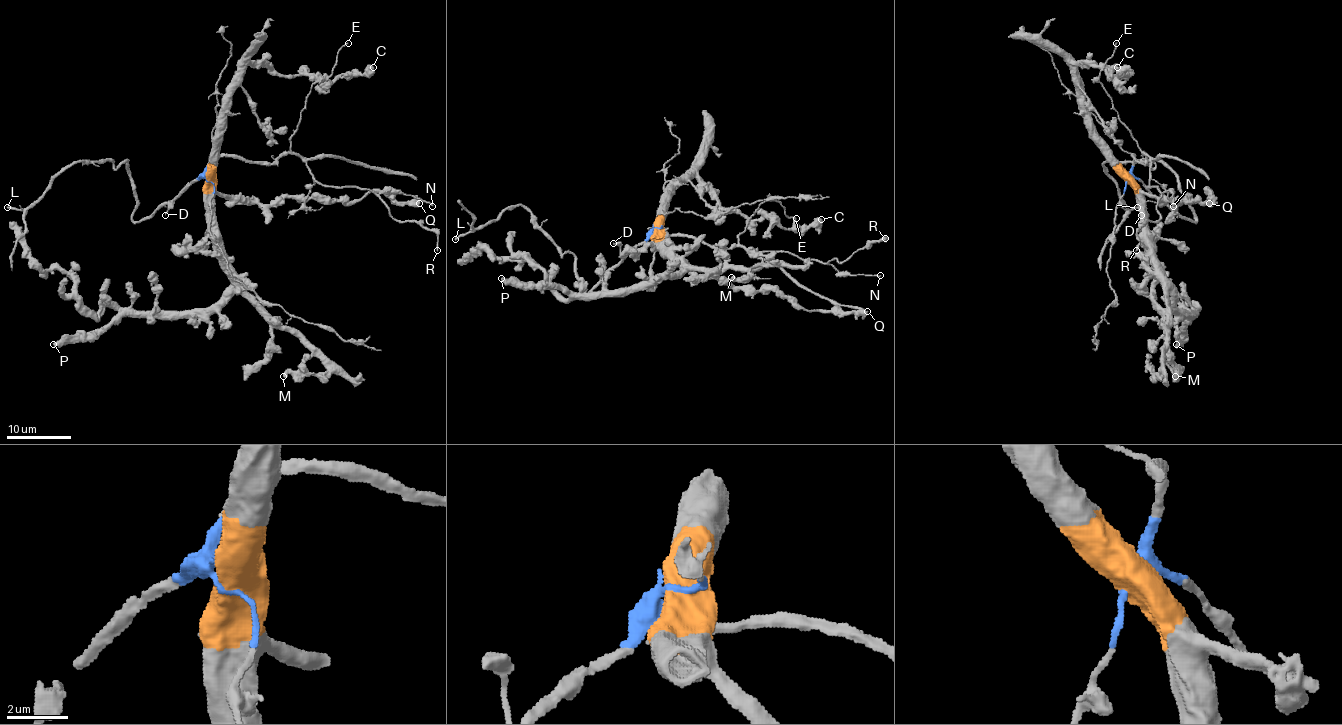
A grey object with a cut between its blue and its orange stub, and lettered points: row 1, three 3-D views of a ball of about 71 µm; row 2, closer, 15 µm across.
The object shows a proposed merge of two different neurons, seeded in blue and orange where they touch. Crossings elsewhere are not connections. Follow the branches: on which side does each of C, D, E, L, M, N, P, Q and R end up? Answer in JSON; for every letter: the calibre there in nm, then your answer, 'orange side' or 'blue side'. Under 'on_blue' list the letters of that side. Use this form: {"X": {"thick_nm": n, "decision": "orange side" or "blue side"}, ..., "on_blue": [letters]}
{"C": {"thick_nm": 600, "decision": "orange side"}, "D": {"thick_nm": 140, "decision": "blue side"}, "E": {"thick_nm": 150, "decision": "blue side"}, "L": {"thick_nm": 280, "decision": "blue side"}, "M": {"thick_nm": 440, "decision": "orange side"}, "N": {"thick_nm": 180, "decision": "blue side"}, "P": {"thick_nm": 480, "decision": "orange side"}, "Q": {"thick_nm": 600, "decision": "orange side"}, "R": {"thick_nm": 240, "decision": "blue side"}, "on_blue": ["D", "E", "L", "N", "R"]}

